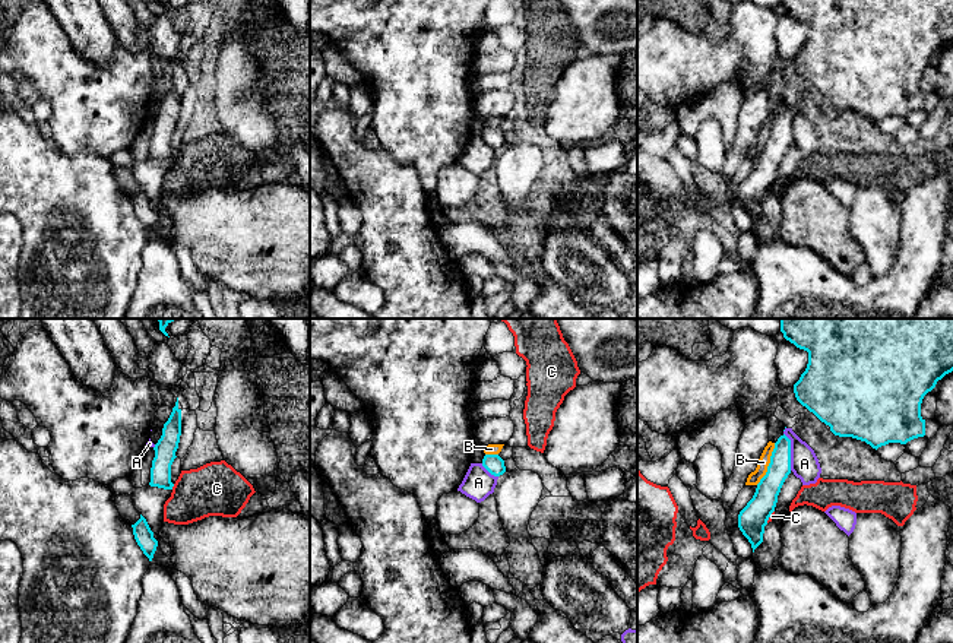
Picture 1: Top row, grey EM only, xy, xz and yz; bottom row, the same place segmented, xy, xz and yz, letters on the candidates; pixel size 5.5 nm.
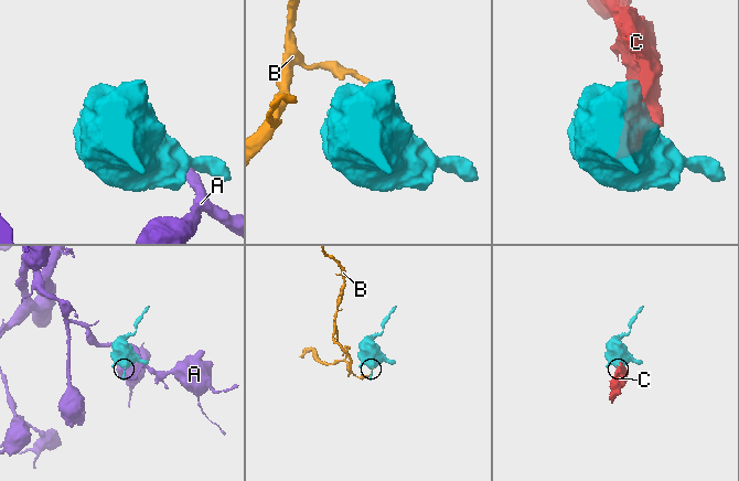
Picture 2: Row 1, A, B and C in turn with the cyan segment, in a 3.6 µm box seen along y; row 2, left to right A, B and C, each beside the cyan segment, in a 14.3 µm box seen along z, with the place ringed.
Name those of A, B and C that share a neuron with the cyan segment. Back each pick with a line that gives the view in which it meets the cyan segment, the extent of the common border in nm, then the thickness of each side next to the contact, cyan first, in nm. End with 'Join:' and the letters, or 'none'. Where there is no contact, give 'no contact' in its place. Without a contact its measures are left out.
Join: none

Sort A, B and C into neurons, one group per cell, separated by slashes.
A / B / C

